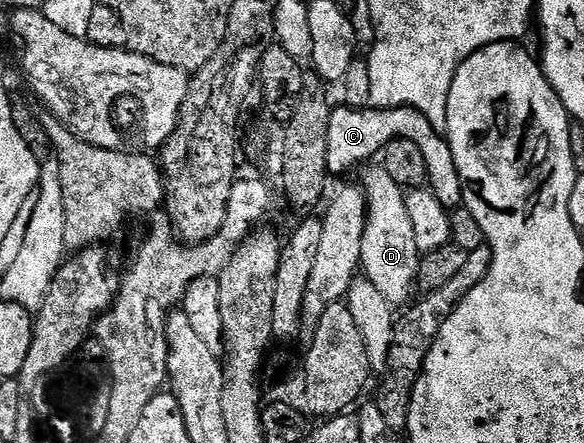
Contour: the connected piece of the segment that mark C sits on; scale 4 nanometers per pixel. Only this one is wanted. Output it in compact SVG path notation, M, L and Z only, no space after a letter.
M335 105L331 109L328 124L328 168L331 175L346 174L357 166L365 167L369 158L377 159L385 151L387 144L396 138L412 140L412 144L416 144L420 152L424 152L424 160L428 160L430 173L428 186L436 200L440 200L440 204L451 212L461 207L464 202L464 187L450 143L440 133L439 127L428 116L424 116L424 112L411 106L380 110Z

